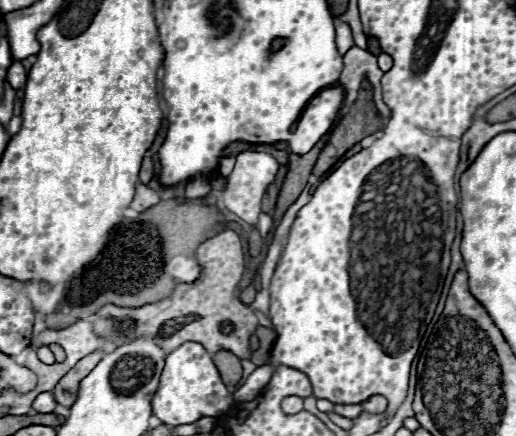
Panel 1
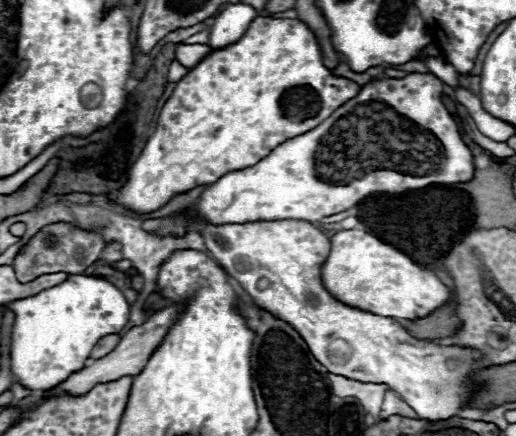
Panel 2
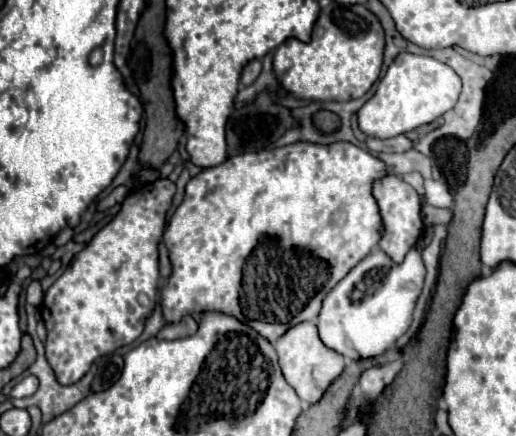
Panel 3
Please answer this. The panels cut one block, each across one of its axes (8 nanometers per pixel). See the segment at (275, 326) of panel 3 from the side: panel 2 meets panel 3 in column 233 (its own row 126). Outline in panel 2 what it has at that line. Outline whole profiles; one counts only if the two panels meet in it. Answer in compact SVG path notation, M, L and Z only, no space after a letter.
M258 16L236 44L212 50L176 84L176 90L160 112L156 132L130 168L128 182L108 198L140 214L152 212L164 206L174 194L188 192L200 184L212 184L228 172L254 166L278 144L316 128L346 100L354 98L358 90L360 86L352 80L334 76L324 68L318 40L302 20Z

